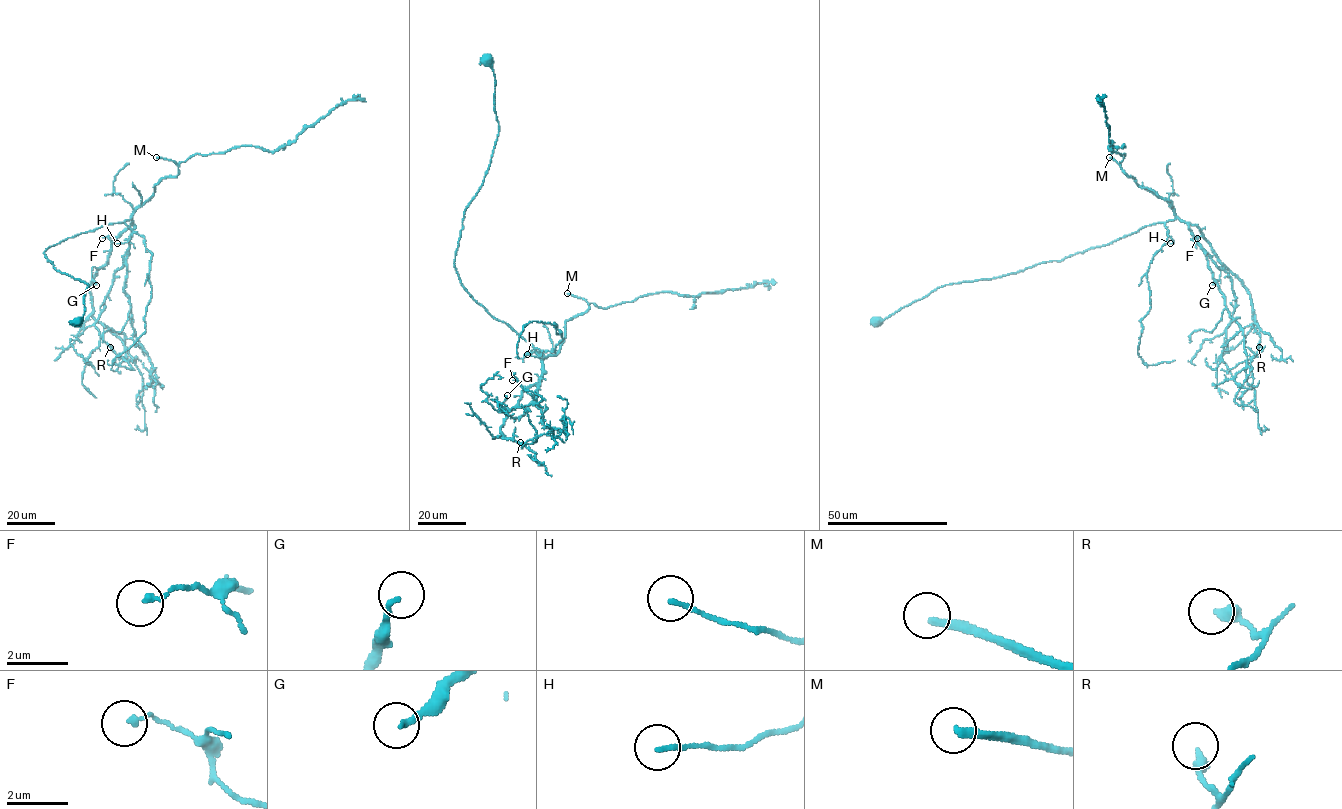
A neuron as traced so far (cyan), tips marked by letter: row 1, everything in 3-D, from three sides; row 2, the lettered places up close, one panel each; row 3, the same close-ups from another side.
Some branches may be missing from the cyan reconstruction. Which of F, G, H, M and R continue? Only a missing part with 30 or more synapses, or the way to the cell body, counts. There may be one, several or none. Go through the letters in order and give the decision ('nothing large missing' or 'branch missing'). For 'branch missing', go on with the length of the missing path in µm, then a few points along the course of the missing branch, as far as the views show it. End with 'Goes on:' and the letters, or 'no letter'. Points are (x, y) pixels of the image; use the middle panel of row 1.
F: nothing large missing
G: nothing large missing
H: nothing large missing
M: branch missing | 80 µm | (567, 293), (500, 295), (474, 288), (452, 287), (446, 281), (420, 285), (413, 289)
R: nothing large missing
Goes on: M

